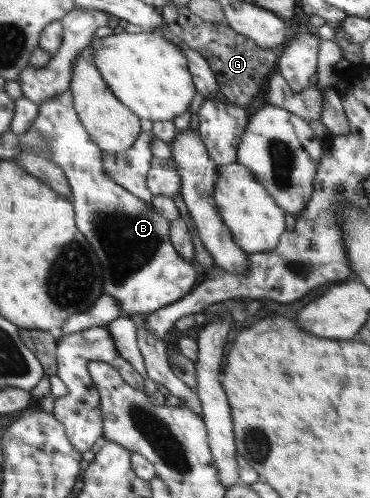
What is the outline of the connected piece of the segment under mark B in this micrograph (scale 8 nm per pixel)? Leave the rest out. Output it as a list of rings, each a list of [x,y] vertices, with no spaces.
[[[67,89],[61,95],[48,100],[39,107],[39,116],[35,119],[27,133],[21,136],[21,146],[29,149],[32,154],[43,156],[48,161],[61,166],[68,179],[75,209],[75,219],[78,230],[87,239],[91,239],[91,247],[95,247],[95,253],[103,263],[103,293],[114,297],[119,304],[121,316],[131,317],[136,313],[154,313],[162,307],[178,302],[179,299],[189,295],[189,291],[197,283],[197,271],[191,265],[193,261],[187,261],[181,257],[170,240],[170,221],[157,212],[149,201],[139,198],[133,192],[127,191],[122,184],[115,183],[114,179],[106,174],[105,165],[102,163],[102,149],[91,139],[86,127],[74,108],[74,95]]]

